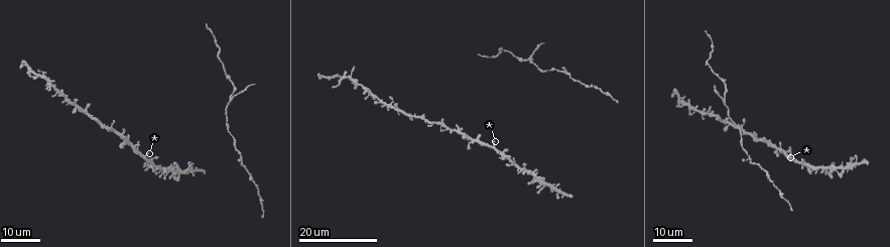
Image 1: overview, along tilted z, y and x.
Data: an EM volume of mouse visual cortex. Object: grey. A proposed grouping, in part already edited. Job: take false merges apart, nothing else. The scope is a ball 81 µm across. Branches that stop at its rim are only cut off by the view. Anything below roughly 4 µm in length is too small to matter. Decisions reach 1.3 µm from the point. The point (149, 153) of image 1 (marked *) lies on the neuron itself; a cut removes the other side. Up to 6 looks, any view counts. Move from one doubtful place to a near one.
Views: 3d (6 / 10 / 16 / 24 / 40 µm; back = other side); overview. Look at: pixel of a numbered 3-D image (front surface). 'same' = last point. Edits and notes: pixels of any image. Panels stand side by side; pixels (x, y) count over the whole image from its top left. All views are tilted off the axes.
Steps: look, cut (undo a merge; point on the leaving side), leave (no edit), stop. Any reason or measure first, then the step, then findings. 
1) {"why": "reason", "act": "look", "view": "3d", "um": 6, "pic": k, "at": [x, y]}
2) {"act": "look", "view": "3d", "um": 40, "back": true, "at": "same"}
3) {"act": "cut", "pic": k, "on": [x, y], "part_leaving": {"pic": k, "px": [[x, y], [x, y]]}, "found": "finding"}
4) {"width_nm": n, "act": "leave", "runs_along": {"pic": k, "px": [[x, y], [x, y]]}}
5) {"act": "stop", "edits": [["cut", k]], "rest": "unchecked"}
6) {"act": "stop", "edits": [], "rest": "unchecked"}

{"why": "four or more arms meet", "act": "look", "view": "3d", "um": 24, "pic": 1, "at": [682, 100]}

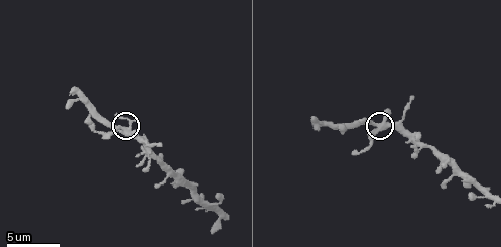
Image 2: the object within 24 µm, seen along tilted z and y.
{"act": "look", "view": "3d", "um": 6, "pic": 2, "at": [124, 130]}

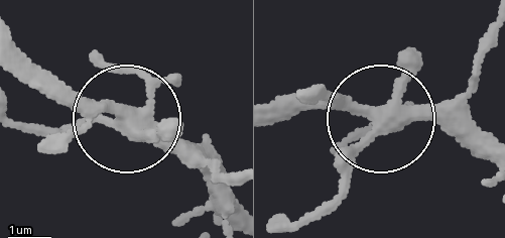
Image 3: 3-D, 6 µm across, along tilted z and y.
{"act": "leave", "found": "one neuron here"}

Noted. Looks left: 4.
{"why": "three arms meet", "act": "look", "view": "3d", "um": 24, "pic": 1, "at": [722, 100]}

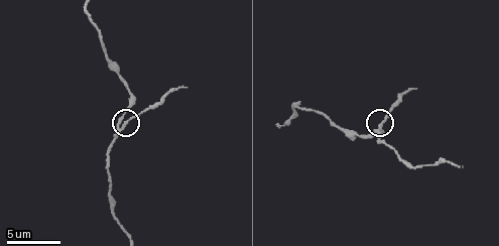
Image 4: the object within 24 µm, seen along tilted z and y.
{"act": "look", "view": "3d", "um": 10, "pic": 4, "at": [123, 123]}

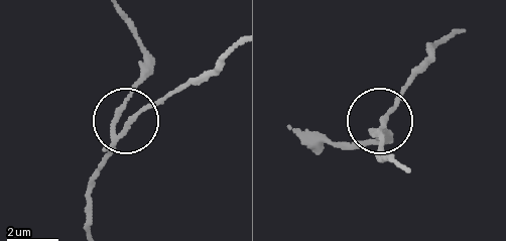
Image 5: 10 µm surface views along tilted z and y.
{"act": "cut", "pic": 5, "on": [139, 113], "part_leaving": {"pic": 5, "px": [[114, 140], [138, 115], [230, 52]]}, "found": "two neurons meet here"}

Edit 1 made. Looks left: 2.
{"act": "stop", "edits": [["cut", 5]], "rest": "unchecked"}

